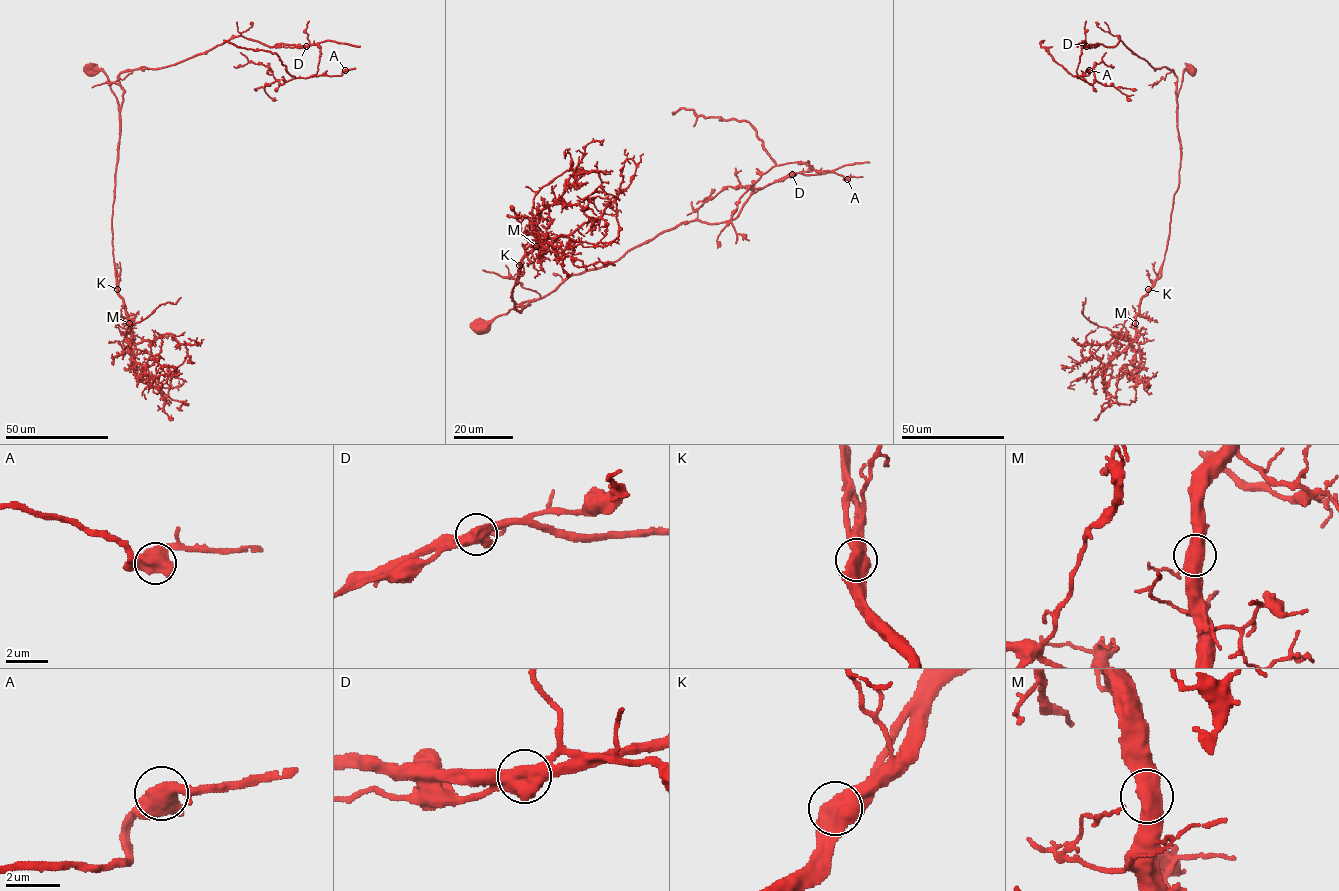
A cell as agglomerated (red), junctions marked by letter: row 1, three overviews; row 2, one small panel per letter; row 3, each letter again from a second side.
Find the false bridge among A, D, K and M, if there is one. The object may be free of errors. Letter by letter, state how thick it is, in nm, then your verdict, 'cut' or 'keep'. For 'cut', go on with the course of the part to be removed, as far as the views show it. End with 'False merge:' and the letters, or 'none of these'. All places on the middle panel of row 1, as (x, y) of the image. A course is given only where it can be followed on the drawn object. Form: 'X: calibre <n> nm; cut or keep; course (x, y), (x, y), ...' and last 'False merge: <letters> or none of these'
A: calibre 650 nm; keep
D: calibre 700 nm; cut; course (792, 174), (812, 167), (808, 161), (777, 164), (747, 121), (704, 117), (686, 108), (672, 112)
K: calibre 600 nm; keep
M: calibre 650 nm; keep
False merge: D

